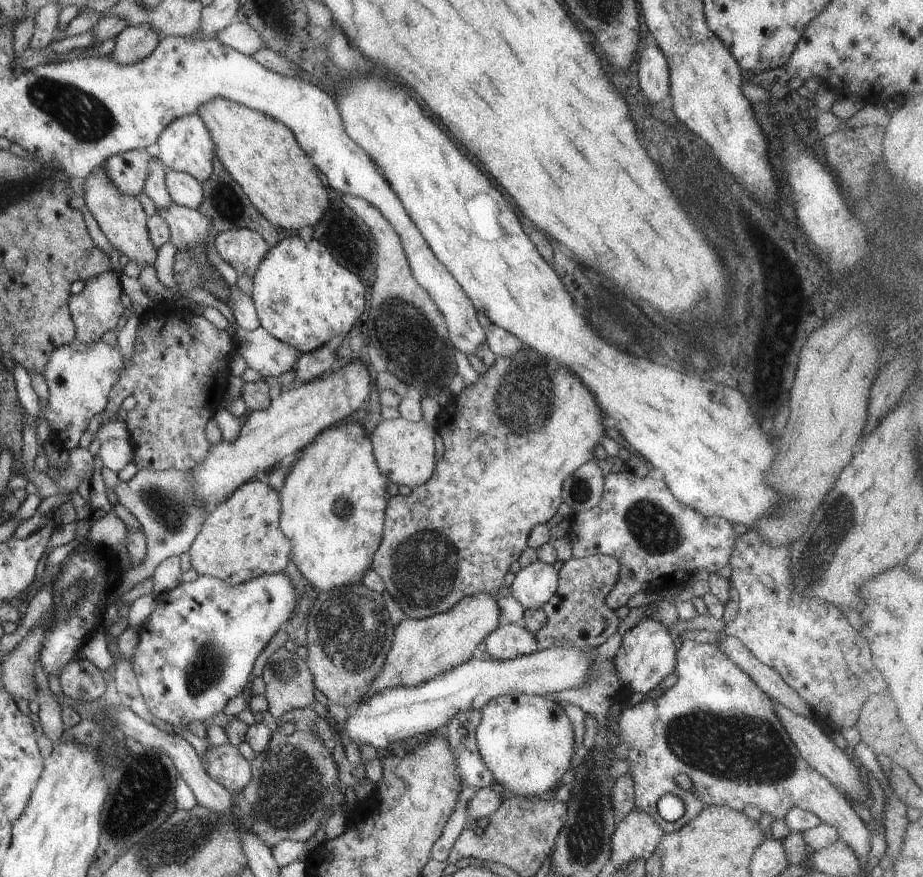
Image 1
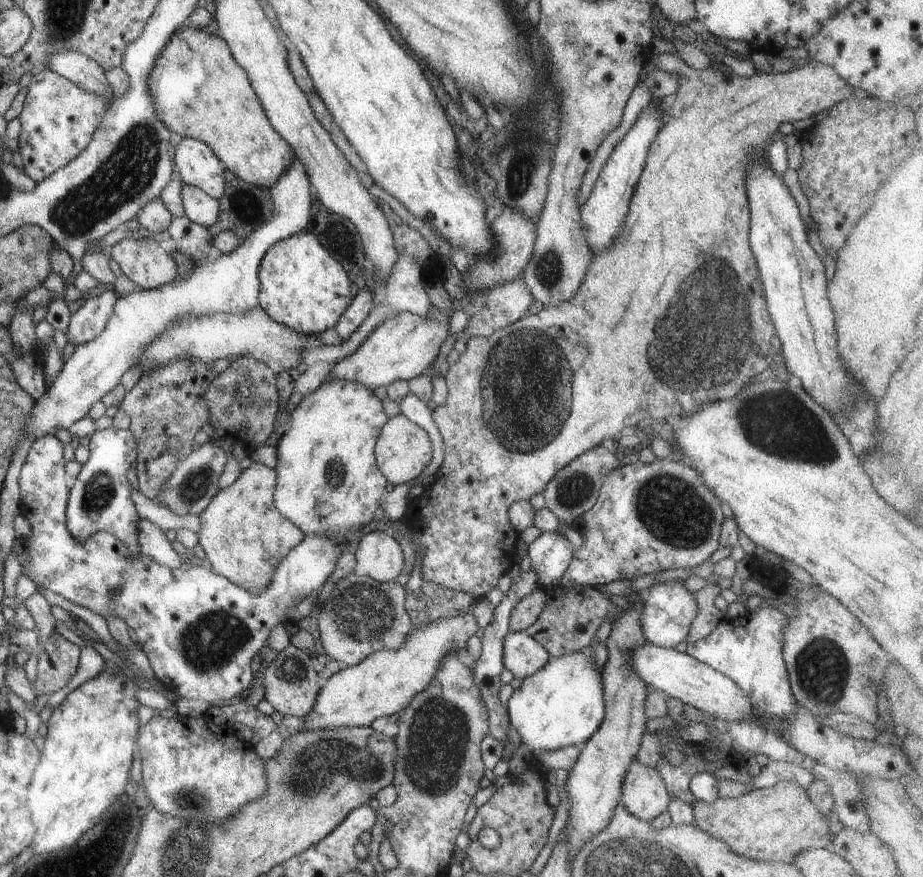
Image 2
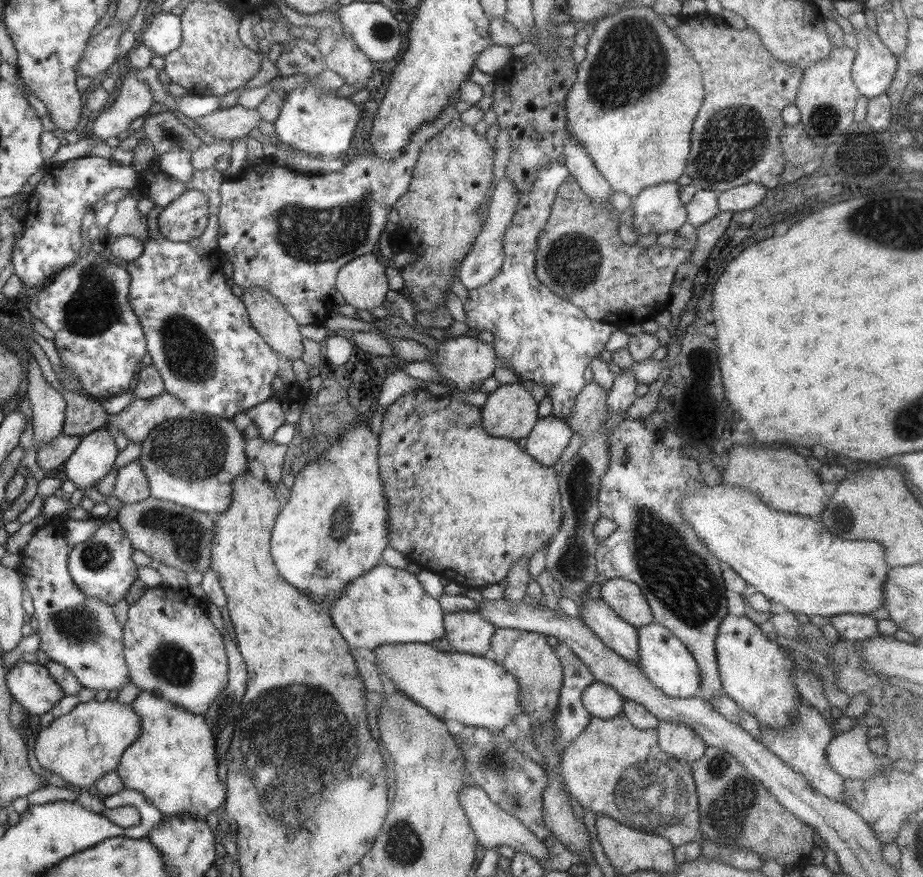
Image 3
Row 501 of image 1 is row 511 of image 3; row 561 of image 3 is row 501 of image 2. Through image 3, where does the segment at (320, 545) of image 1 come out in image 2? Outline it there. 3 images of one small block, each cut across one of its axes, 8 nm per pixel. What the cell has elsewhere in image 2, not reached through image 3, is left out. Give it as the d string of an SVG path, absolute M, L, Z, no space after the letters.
M334 380L323 382L316 390L304 396L292 414L290 430L284 432L277 446L277 483L274 489L274 506L282 516L291 520L305 535L318 534L326 538L347 540L367 524L381 509L388 486L388 479L380 472L376 462L375 444L382 427L390 415L384 401L378 399L370 388L360 382Z

